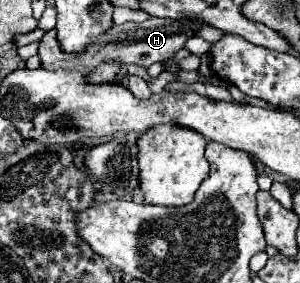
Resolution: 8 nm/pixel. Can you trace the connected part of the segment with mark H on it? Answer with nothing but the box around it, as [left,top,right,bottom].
[39,16,205,70]

